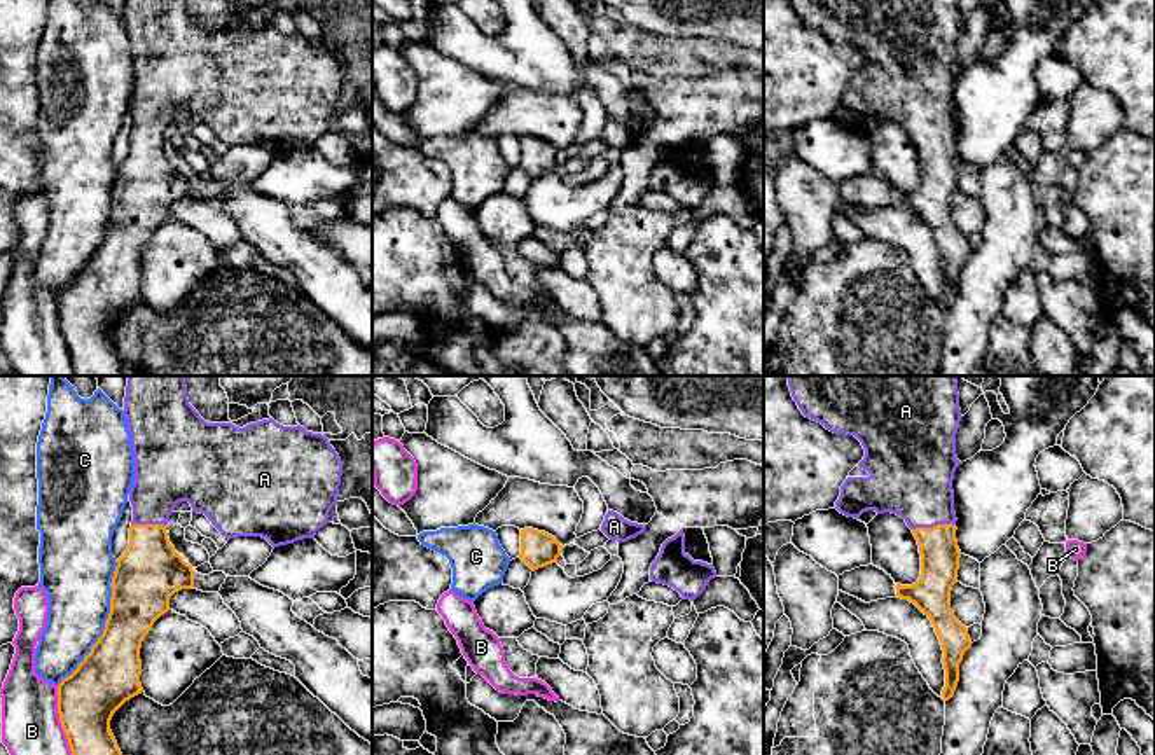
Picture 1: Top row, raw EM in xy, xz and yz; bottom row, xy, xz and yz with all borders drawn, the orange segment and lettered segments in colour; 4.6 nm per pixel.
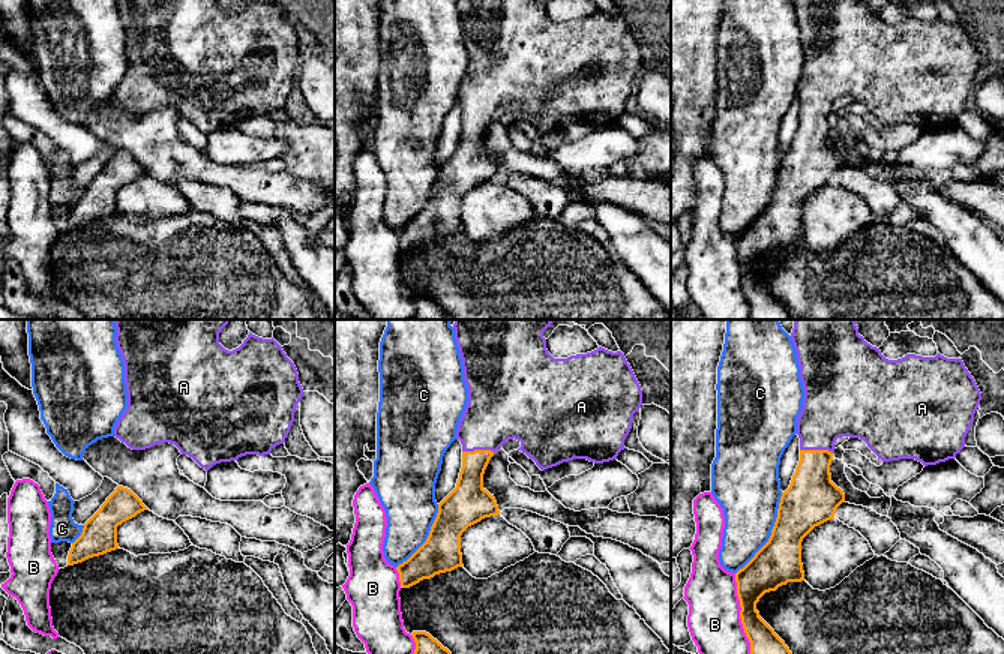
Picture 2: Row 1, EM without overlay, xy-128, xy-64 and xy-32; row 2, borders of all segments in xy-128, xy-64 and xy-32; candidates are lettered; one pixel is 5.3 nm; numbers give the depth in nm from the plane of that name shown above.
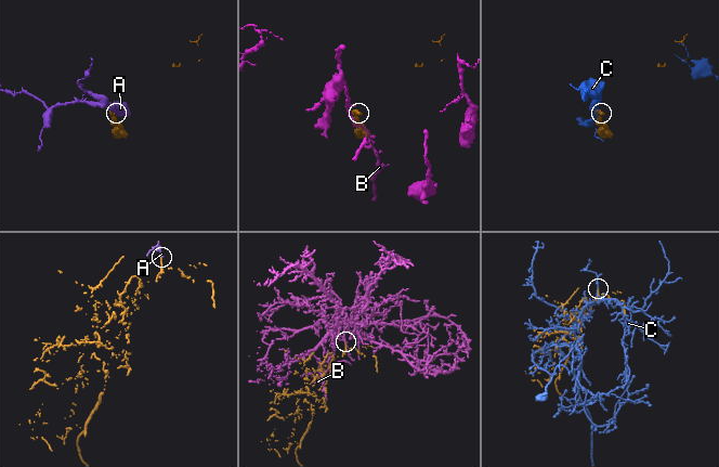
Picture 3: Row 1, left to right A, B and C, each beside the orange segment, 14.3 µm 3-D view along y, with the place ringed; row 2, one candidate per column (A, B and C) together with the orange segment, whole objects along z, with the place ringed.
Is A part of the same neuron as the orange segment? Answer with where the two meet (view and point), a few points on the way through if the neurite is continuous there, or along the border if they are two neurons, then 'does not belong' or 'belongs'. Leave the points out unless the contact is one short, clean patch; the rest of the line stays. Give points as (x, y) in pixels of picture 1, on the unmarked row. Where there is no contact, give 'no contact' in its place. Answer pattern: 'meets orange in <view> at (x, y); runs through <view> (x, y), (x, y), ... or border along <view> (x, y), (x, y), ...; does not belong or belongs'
meets orange in yz at (933, 135); runs through yz (939, 158), (933, 135), (926, 110), (912, 86); belongs

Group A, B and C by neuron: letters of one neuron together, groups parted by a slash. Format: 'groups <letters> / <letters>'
groups A / B / C

